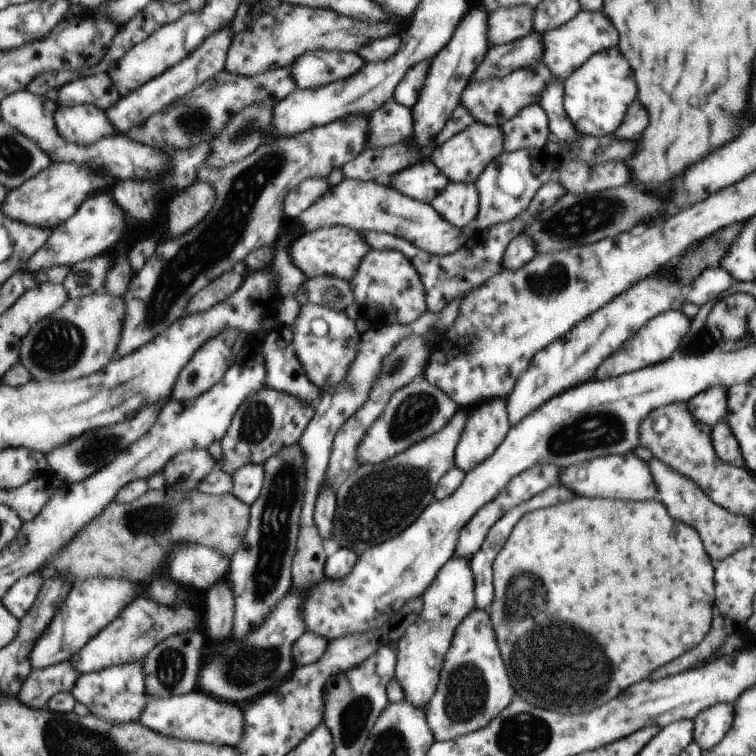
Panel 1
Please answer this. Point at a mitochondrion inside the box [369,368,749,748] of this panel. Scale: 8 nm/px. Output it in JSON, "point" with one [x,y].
{"point":[541,645]}

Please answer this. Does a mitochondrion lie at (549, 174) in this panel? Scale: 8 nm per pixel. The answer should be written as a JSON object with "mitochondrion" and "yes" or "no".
{"mitochondrion":"no"}

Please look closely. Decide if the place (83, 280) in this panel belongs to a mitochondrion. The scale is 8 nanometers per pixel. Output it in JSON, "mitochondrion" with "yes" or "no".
{"mitochondrion":"yes"}

